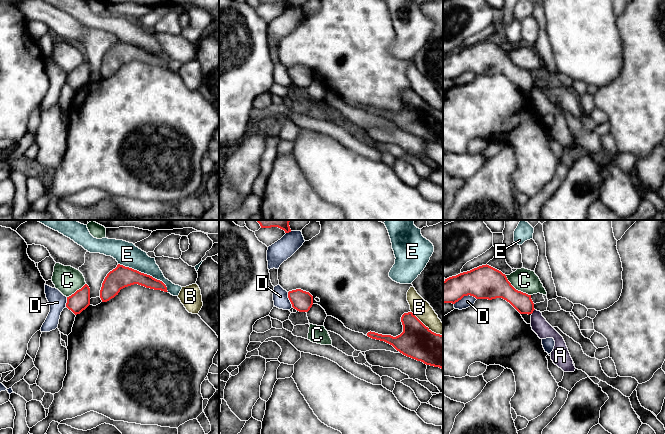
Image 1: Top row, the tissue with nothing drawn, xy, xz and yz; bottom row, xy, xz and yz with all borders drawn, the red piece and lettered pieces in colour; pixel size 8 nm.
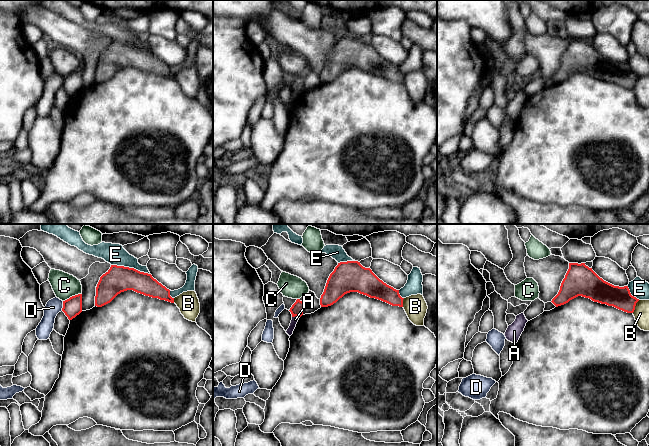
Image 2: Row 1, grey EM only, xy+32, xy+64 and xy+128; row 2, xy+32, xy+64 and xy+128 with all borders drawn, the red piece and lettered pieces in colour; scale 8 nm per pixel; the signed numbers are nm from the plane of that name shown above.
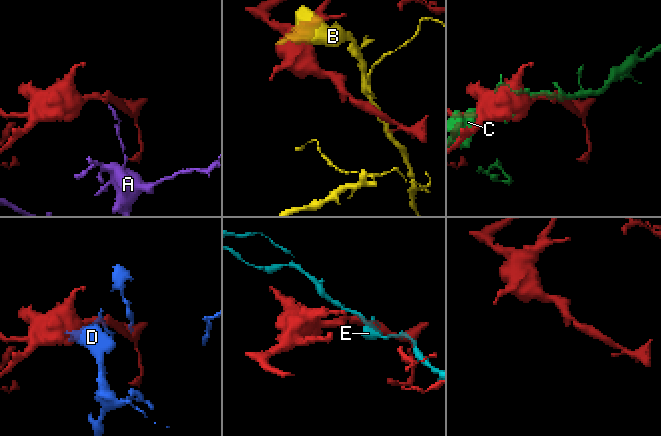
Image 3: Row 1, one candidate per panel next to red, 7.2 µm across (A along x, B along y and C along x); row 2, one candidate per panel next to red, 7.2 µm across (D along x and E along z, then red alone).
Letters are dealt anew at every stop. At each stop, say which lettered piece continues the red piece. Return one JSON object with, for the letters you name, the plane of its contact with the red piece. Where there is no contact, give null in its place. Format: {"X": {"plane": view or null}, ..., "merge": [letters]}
{"merge": []}

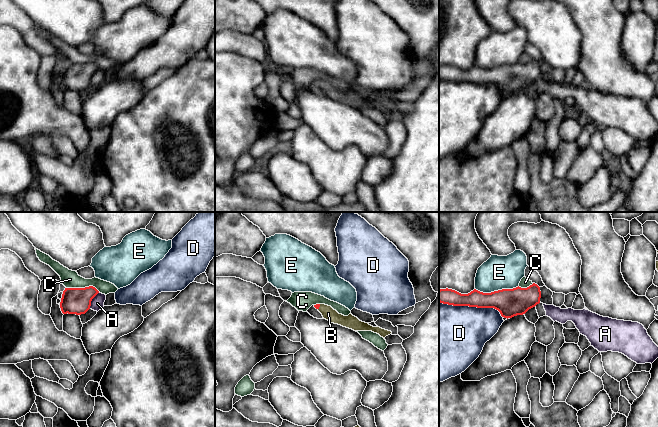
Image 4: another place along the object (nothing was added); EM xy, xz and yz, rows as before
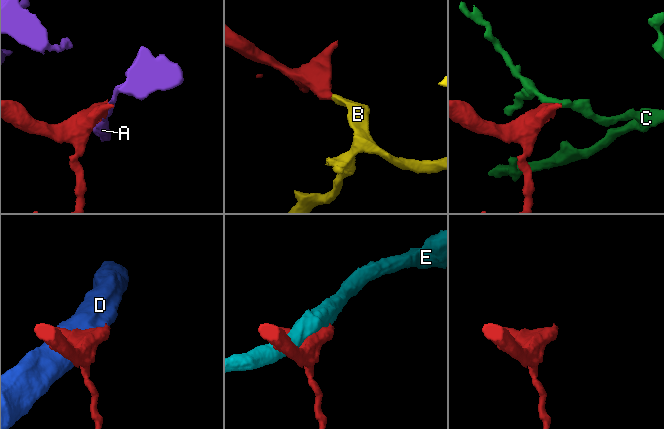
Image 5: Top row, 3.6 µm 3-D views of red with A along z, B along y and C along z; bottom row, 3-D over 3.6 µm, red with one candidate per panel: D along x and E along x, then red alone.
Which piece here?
{"B": {"plane": "xz"}, "merge": ["B"]}

